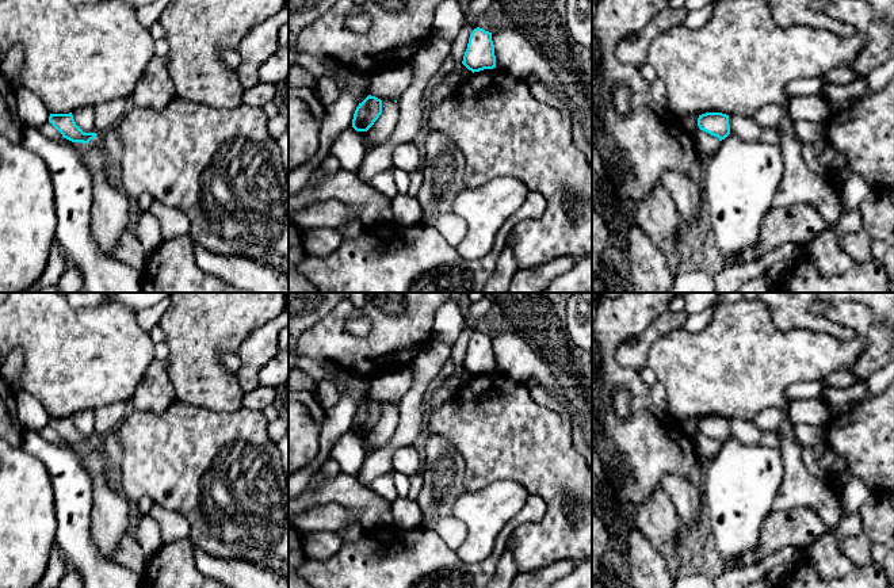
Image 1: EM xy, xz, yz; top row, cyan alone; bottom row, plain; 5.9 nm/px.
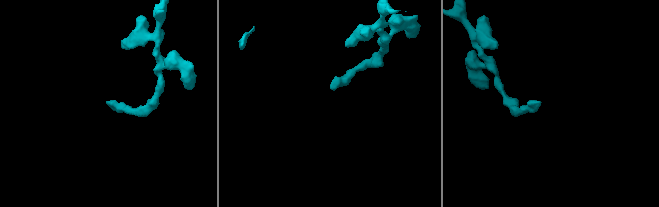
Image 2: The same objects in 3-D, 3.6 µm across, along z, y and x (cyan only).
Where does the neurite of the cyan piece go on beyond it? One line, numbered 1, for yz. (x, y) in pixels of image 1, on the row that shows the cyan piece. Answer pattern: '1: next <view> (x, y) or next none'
1: next none

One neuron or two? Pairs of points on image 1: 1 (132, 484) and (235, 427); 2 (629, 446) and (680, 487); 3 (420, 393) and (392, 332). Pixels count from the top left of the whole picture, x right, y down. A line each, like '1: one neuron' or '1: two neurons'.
1: one neuron
2: two neurons
3: two neurons

